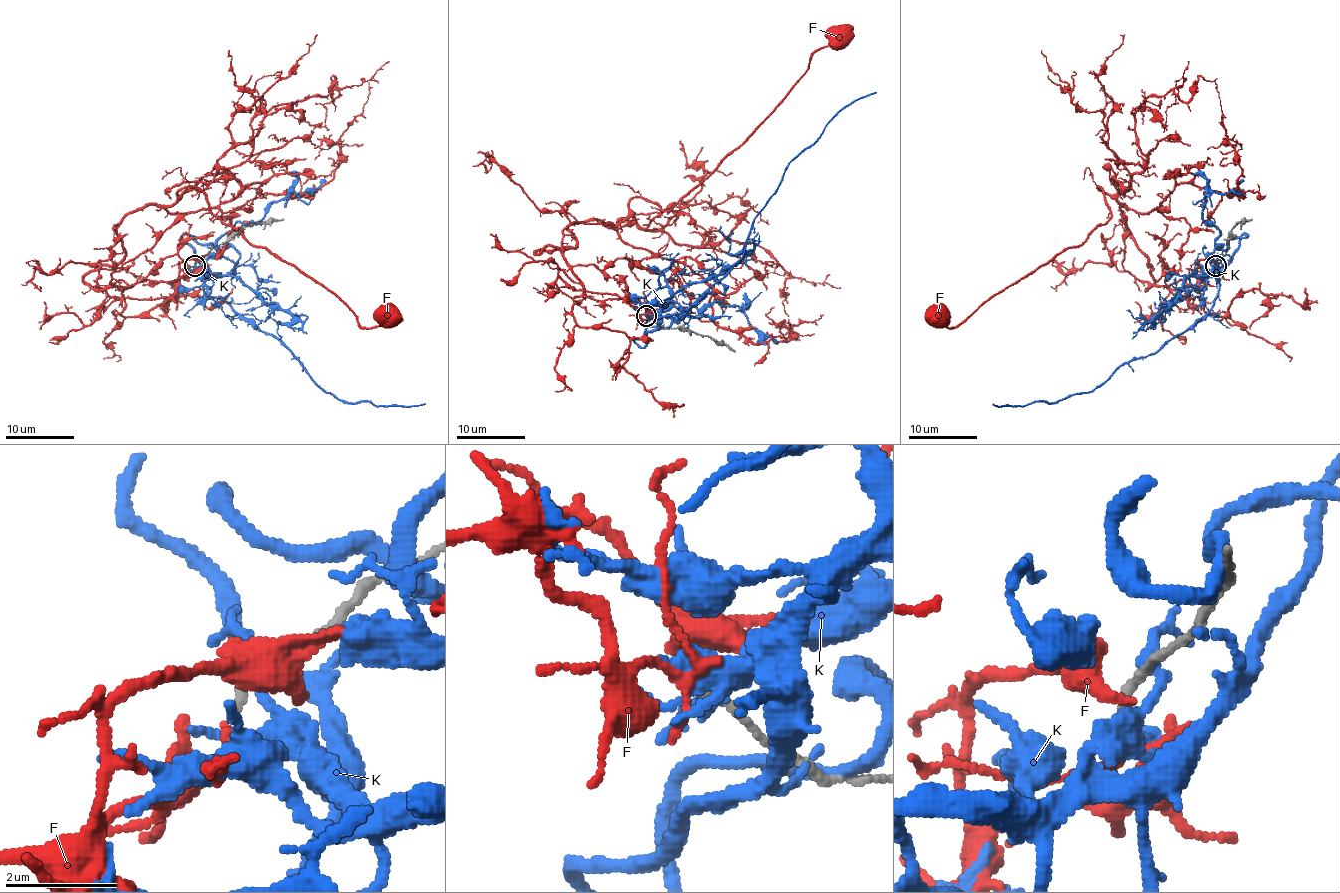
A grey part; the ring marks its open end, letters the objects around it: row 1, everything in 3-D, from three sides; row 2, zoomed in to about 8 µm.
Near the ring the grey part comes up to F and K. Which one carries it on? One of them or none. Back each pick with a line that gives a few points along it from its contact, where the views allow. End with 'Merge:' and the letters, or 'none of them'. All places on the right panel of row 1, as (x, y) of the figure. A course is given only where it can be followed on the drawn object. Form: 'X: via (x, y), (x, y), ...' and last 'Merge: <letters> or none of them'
F: via (1215, 267), (1146, 289), (1124, 205), (1098, 187), (1110, 217), (1081, 244), (955, 327), (936, 311)
Merge: F

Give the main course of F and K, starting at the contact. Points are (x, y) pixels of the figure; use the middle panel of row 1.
F: (646, 315), (535, 253), (634, 198), (670, 210), (840, 36)
K: (646, 315), (680, 313), (697, 301), (742, 256), (753, 222), (785, 167), (828, 122), (854, 101), (877, 92)

